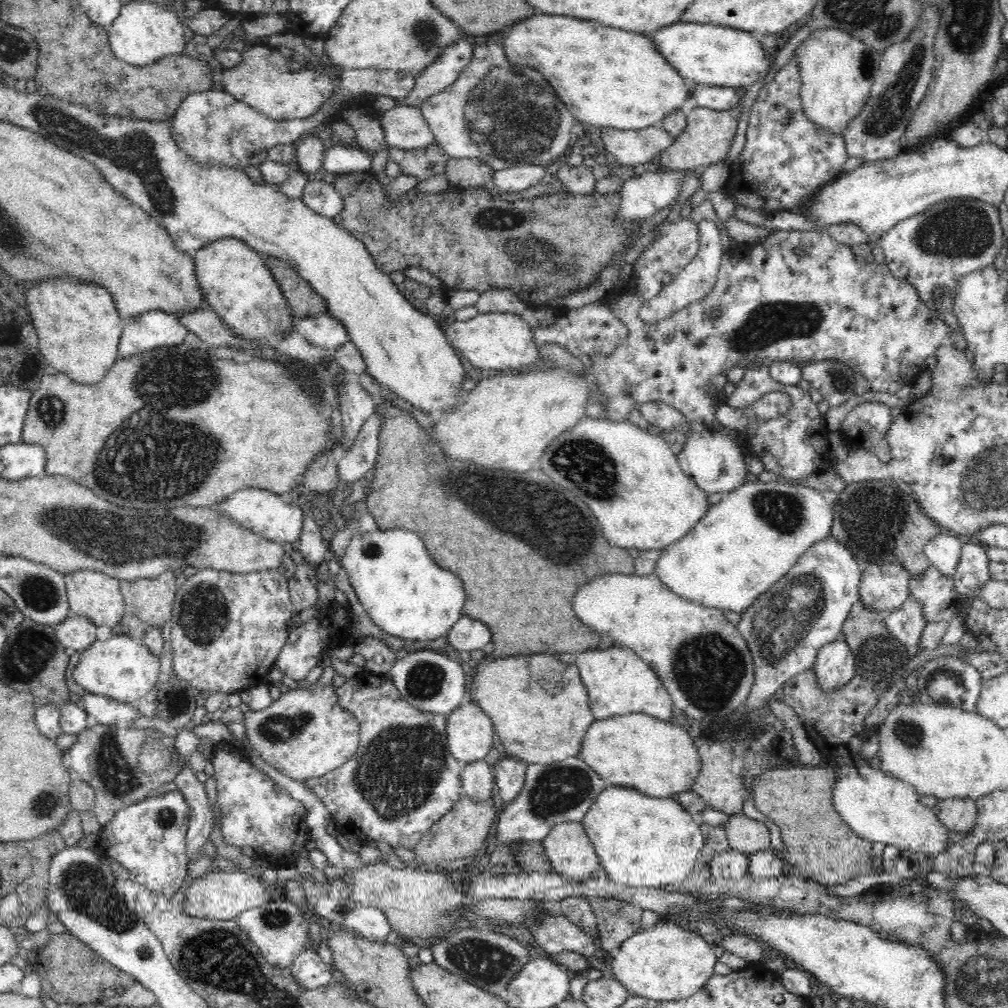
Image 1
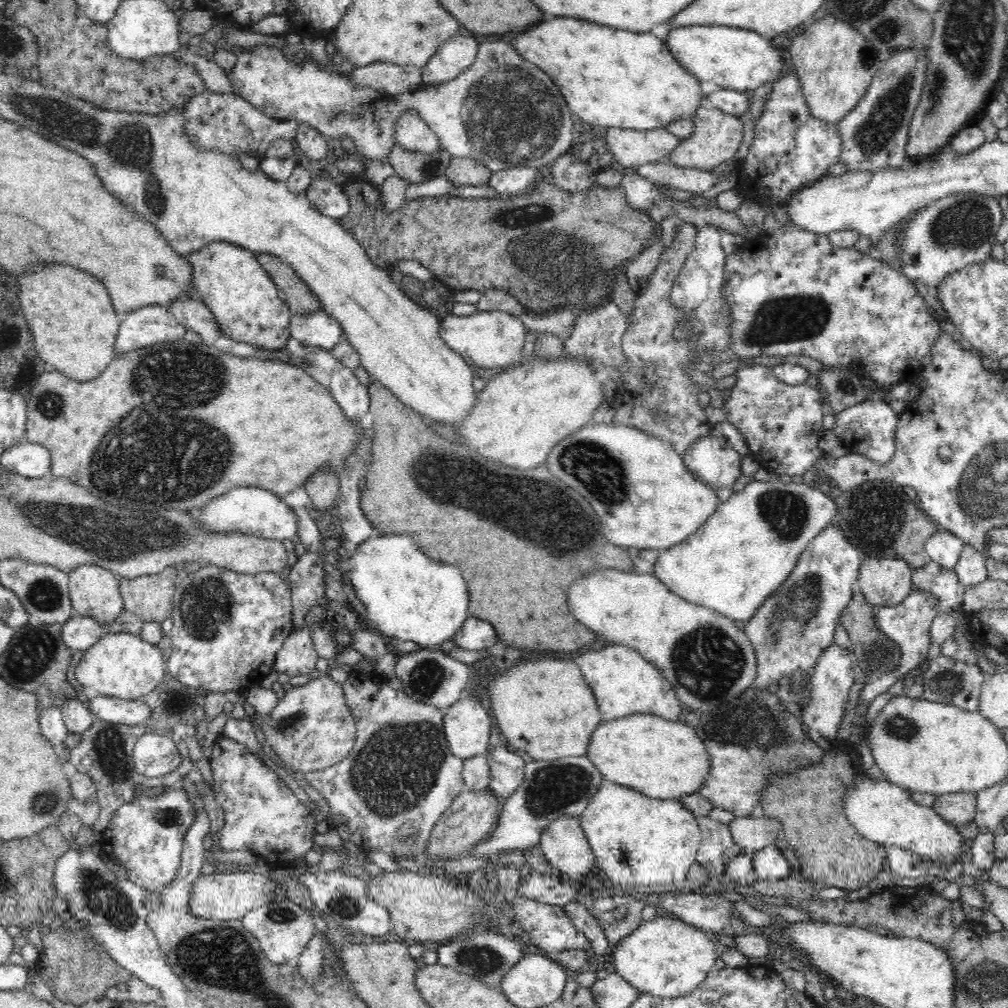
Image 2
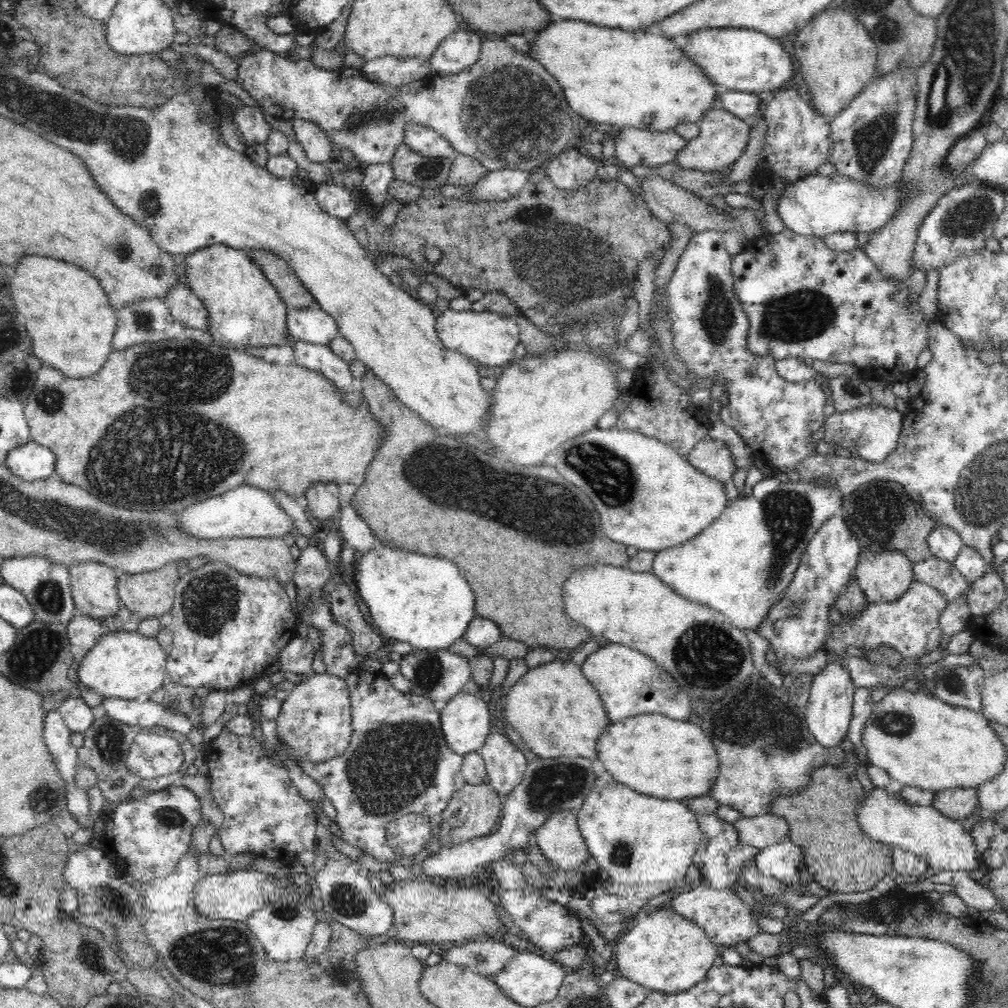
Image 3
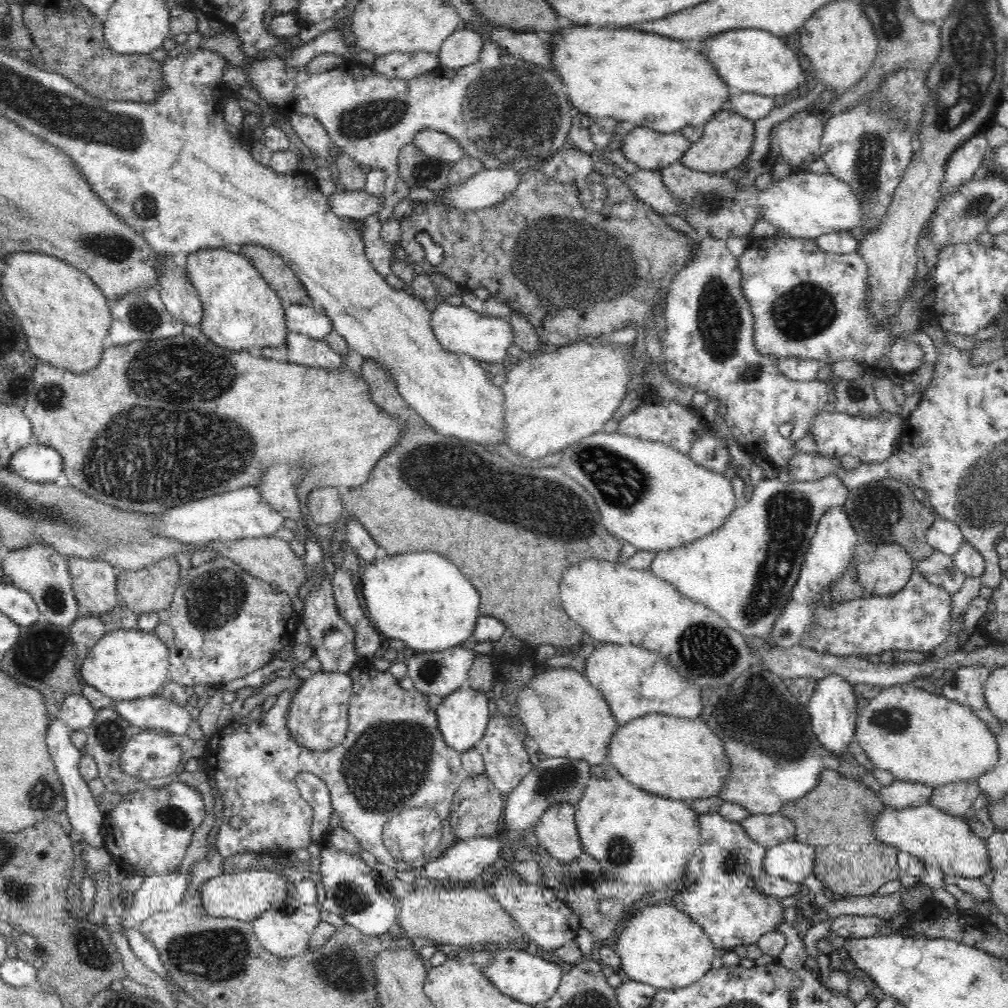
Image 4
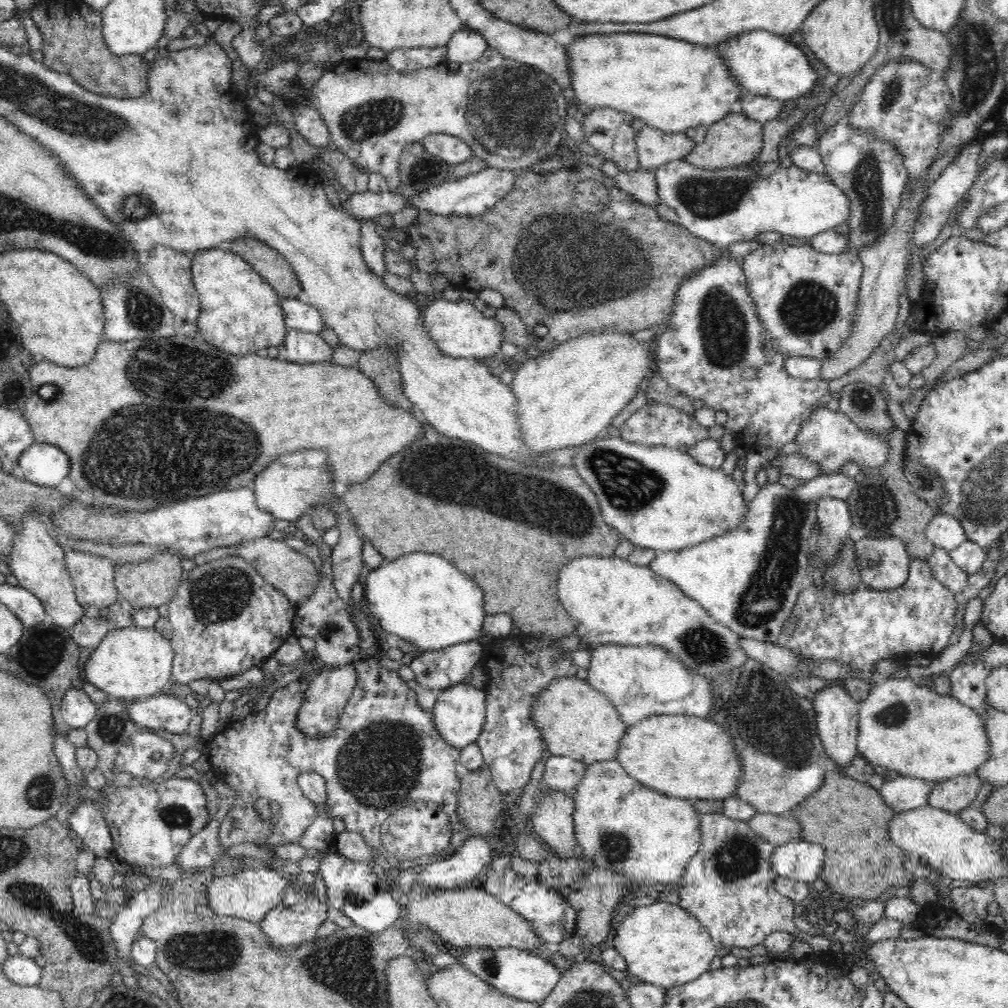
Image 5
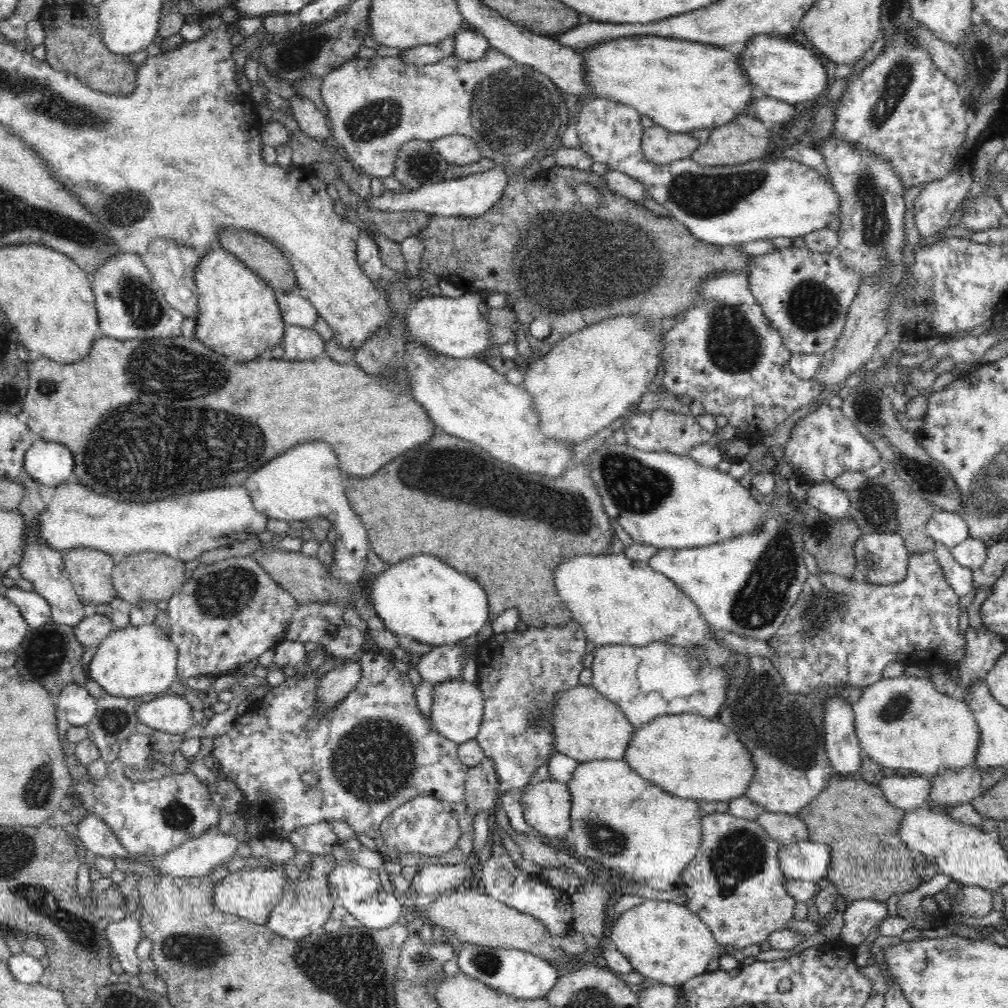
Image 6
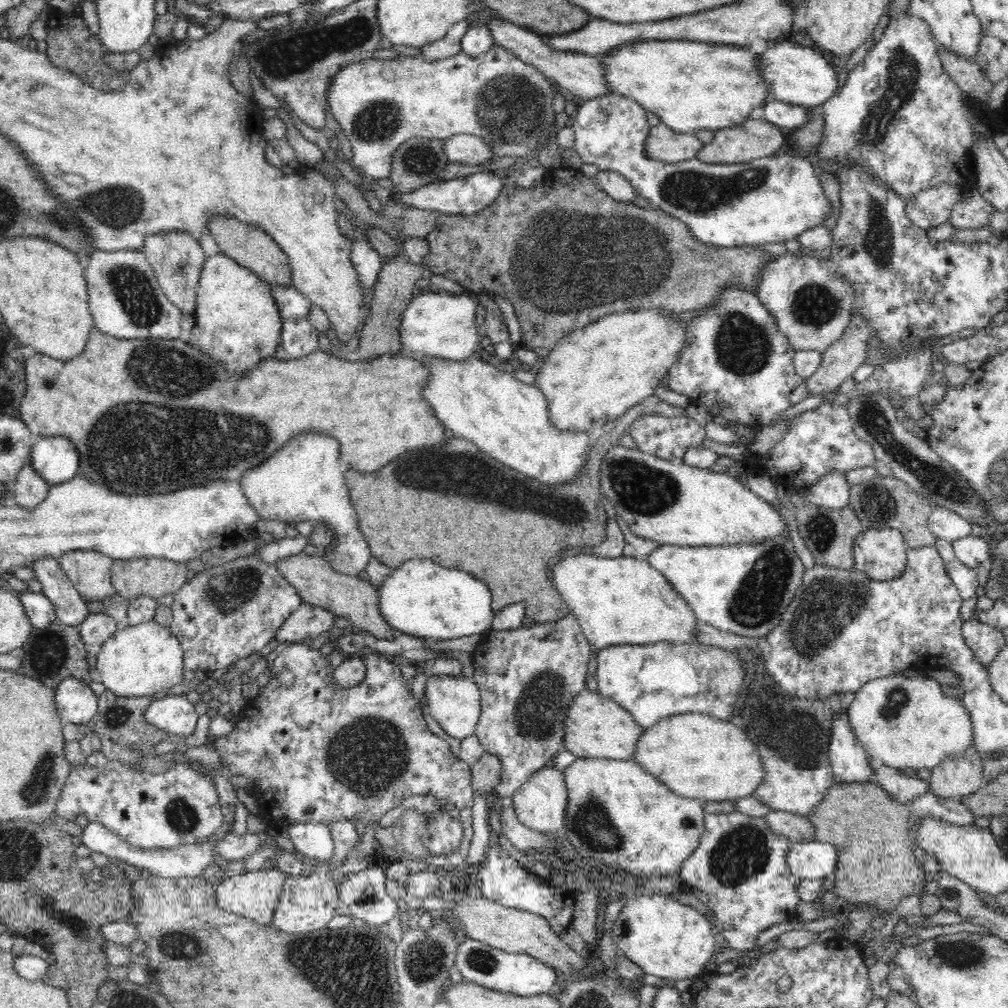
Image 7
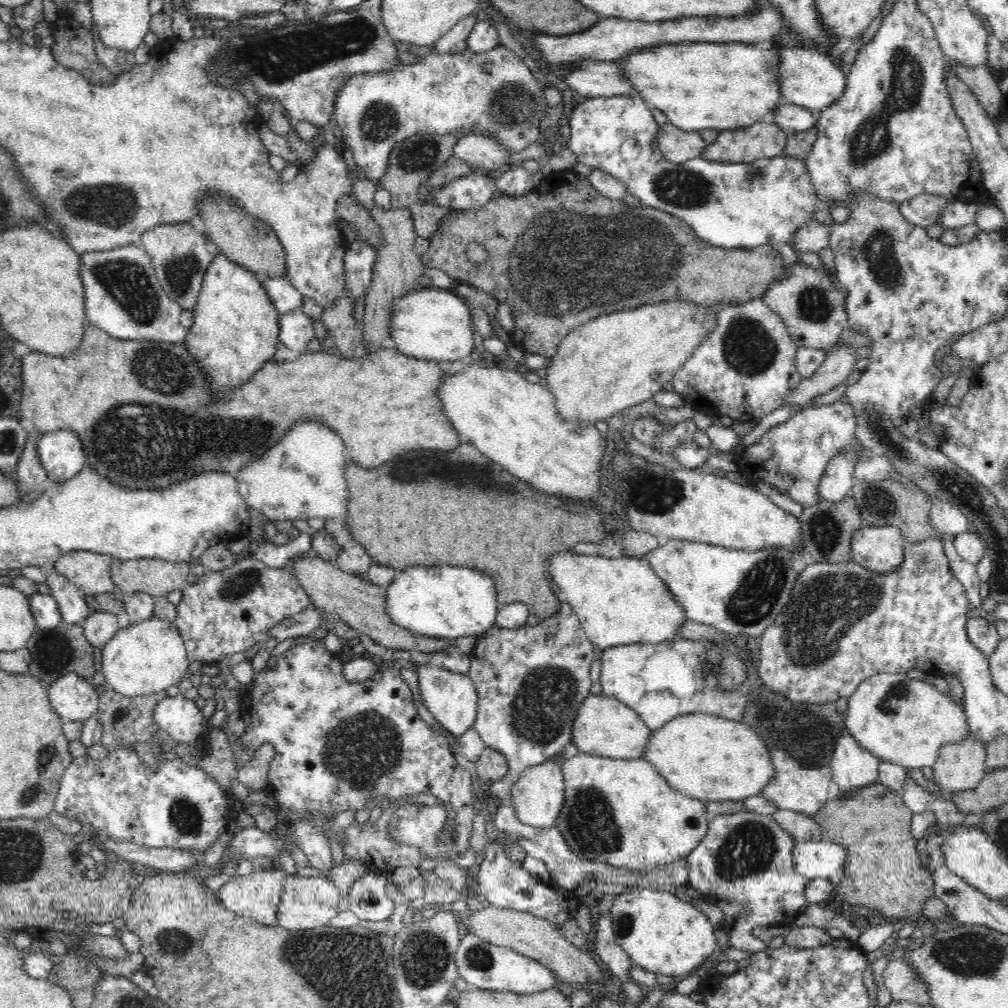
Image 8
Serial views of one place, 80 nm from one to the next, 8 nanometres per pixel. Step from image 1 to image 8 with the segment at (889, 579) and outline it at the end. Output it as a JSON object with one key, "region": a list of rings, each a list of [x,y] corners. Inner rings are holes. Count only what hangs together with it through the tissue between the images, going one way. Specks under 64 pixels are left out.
{"region":[[[896,526],[858,529],[851,540],[851,560],[875,574],[892,574],[905,559],[906,540]]]}

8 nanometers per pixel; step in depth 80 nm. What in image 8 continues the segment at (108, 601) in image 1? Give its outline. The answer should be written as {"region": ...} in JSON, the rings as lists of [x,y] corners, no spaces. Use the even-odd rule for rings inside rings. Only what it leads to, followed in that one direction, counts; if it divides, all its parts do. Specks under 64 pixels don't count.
{"region":[[[75,550],[63,554],[55,563],[55,569],[72,582],[85,596],[116,592],[111,578],[110,555]]]}

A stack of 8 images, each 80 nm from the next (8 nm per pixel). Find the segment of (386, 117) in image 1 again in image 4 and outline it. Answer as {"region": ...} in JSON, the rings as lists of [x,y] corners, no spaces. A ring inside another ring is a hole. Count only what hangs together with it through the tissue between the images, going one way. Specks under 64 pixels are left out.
{"region":[[[420,130],[420,132],[416,132],[412,136],[412,143],[425,155],[441,158],[451,164],[467,155],[456,139],[437,130]]]}

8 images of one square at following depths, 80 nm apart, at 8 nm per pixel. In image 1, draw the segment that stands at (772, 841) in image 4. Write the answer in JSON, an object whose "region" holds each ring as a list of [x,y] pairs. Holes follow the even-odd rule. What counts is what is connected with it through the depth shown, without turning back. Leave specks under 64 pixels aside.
{"region":[[[731,815],[725,824],[726,839],[731,849],[752,854],[770,849],[770,832],[761,821],[744,815]]]}

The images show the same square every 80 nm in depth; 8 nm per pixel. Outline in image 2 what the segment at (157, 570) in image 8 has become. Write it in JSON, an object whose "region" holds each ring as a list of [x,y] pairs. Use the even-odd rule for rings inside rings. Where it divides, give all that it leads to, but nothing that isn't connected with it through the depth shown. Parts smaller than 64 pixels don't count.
{"region":[[[168,567],[159,573],[134,580],[119,578],[125,610],[139,616],[145,623],[162,624],[173,613],[176,568]]]}

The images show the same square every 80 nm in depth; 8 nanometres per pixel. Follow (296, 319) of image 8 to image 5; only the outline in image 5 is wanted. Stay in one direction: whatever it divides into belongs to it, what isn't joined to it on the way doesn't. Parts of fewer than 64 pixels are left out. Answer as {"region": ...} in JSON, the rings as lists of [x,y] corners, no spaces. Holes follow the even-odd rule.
{"region":[[[288,330],[283,344],[290,362],[334,363],[333,348],[319,334]]]}

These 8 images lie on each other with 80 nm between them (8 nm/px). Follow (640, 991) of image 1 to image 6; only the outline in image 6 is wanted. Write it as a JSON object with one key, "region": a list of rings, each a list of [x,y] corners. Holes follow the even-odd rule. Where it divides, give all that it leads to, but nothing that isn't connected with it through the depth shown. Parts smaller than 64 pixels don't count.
{"region":[[[648,899],[623,912],[612,930],[615,948],[624,954],[633,971],[644,978],[676,987],[715,966],[721,952],[707,924],[686,905]]]}

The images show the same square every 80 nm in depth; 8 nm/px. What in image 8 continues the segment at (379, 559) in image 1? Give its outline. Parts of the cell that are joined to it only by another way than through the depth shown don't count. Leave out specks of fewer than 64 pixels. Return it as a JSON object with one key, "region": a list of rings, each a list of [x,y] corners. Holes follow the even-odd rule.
{"region":[[[408,566],[386,587],[386,610],[392,622],[429,637],[450,640],[482,635],[495,625],[499,609],[492,578],[472,568]]]}

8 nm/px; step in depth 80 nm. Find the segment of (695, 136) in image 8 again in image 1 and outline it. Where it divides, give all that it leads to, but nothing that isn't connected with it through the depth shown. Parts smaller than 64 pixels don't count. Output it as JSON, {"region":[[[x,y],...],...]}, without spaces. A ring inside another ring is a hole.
{"region":[[[647,126],[640,130],[601,129],[601,138],[605,151],[610,152],[615,160],[628,169],[638,164],[651,166],[664,148],[672,144],[673,137],[663,128]]]}

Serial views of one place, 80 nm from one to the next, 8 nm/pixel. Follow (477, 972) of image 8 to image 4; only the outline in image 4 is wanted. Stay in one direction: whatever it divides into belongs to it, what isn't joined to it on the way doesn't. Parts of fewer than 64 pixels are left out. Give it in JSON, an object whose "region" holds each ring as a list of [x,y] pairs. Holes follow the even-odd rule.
{"region":[[[510,949],[498,952],[496,962],[490,968],[484,968],[482,972],[502,994],[528,1006],[550,1000],[558,991],[563,977],[562,969],[557,962],[548,962],[540,956]]]}

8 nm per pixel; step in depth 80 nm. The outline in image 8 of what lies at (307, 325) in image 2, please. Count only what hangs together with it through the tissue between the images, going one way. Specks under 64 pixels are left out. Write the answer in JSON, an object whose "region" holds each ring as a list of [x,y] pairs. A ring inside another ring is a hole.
{"region":[[[287,276],[267,278],[262,283],[279,316],[303,308],[305,296],[290,282]]]}

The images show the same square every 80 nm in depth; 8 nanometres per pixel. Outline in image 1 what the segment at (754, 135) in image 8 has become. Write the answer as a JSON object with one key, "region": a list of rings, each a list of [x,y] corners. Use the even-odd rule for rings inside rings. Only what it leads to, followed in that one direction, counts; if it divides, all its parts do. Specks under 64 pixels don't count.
{"region":[[[696,107],[686,116],[684,130],[673,138],[668,148],[657,154],[651,166],[661,170],[680,171],[703,169],[709,164],[714,164],[728,154],[736,134],[736,126],[738,121],[734,119],[731,111]]]}

